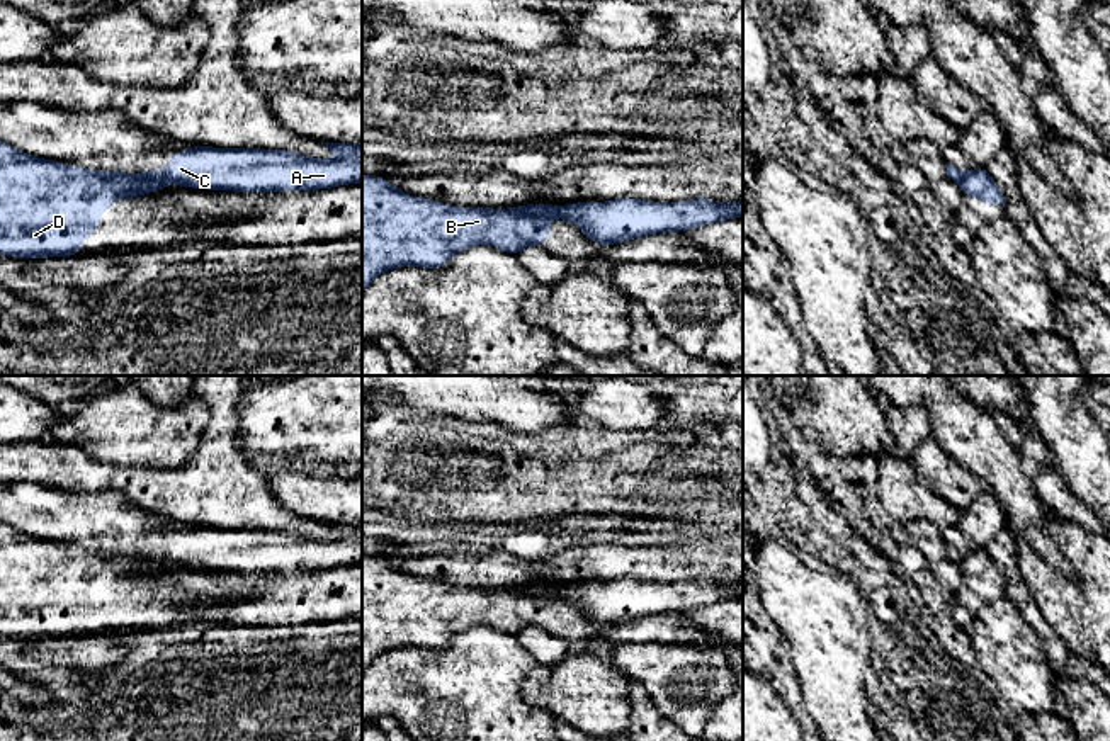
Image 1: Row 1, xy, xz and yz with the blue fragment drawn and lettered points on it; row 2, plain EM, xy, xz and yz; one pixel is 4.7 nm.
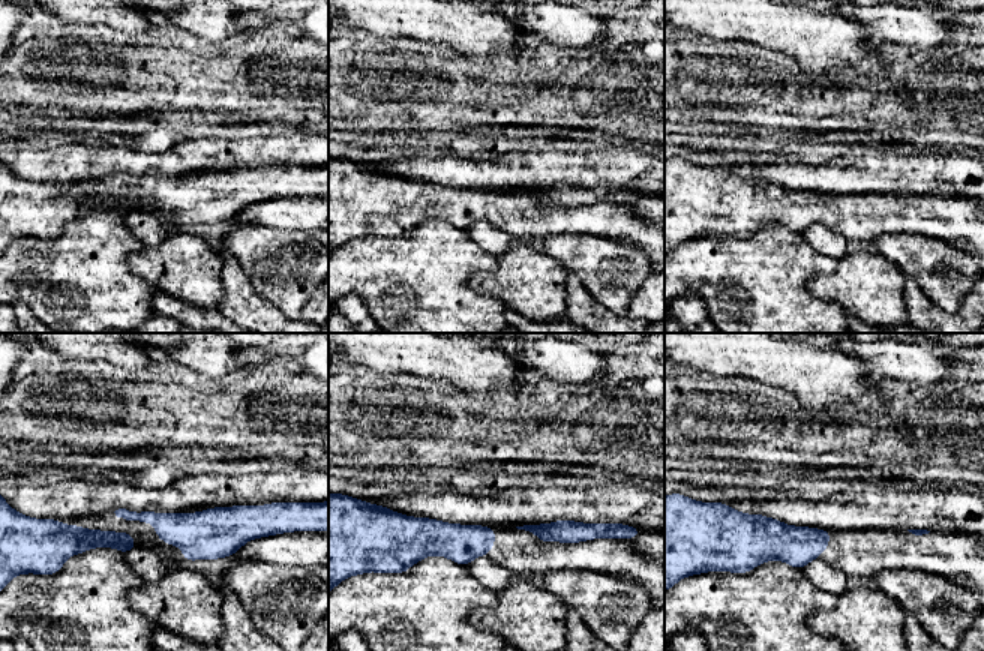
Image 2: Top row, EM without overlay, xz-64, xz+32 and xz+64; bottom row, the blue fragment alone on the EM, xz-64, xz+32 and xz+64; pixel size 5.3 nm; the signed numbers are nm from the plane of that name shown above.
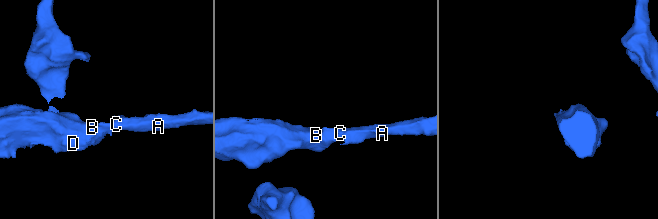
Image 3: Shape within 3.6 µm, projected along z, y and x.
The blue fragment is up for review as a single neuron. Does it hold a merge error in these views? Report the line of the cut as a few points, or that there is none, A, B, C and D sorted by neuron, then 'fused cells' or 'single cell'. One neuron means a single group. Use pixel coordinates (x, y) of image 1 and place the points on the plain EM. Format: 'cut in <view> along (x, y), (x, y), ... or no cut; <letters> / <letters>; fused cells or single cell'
cut in xz along (507, 590), (546, 595), (549, 599); A C / B D; fused cells

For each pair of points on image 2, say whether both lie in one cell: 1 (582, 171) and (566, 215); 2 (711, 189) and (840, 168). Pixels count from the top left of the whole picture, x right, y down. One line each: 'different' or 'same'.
1: different
2: different

